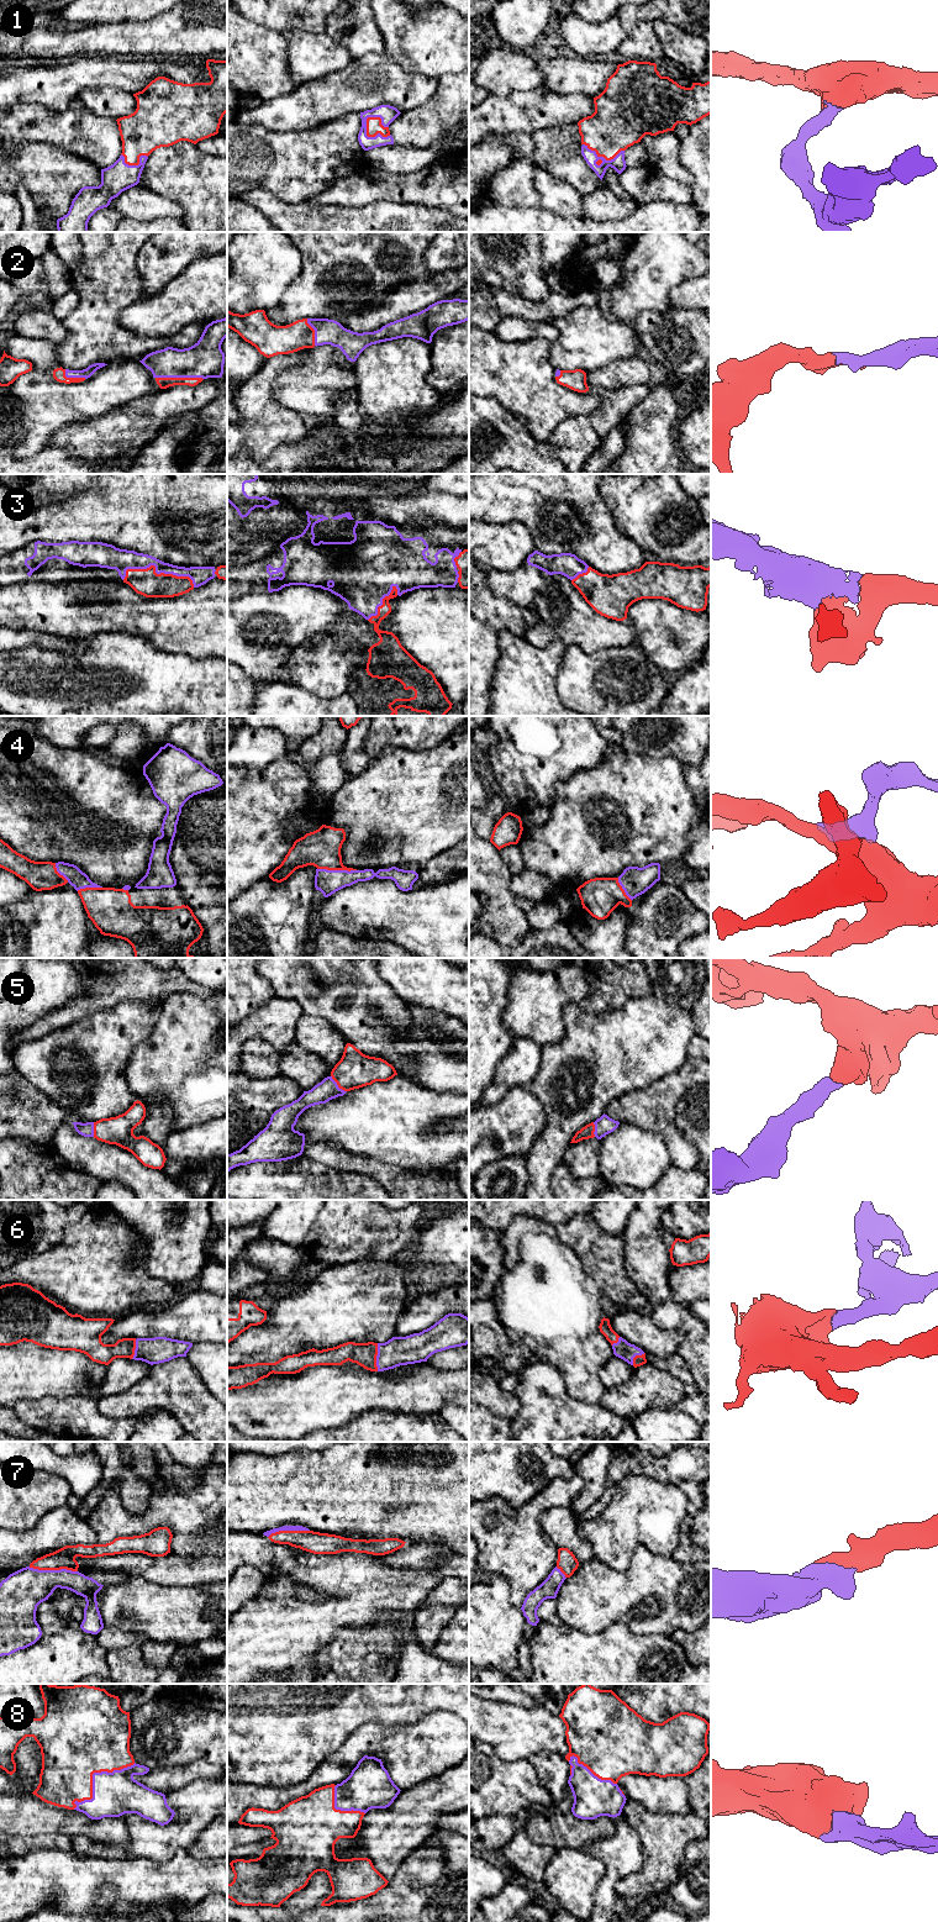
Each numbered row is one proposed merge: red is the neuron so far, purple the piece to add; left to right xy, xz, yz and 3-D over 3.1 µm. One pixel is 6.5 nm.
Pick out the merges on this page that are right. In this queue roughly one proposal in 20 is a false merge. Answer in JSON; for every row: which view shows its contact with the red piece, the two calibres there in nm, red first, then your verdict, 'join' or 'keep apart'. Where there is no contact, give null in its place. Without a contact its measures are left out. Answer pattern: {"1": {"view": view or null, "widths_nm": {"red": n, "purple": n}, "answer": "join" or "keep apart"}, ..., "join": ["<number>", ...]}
{"1": {"view": "xz", "widths_nm": {"red": 100, "purple": 110}, "answer": "join"}, "2": {"view": "xy", "widths_nm": {"red": 70, "purple": 240}, "answer": "join"}, "3": {"view": "xy", "widths_nm": {"red": 180, "purple": 140}, "answer": "join"}, "4": {"view": "xz", "widths_nm": {"red": 260, "purple": 160}, "answer": "join"}, "5": {"view": "xz", "widths_nm": {"red": 240, "purple": 140}, "answer": "join"}, "6": {"view": "xz", "widths_nm": {"red": 160, "purple": 190}, "answer": "join"}, "7": {"view": "xy", "widths_nm": {"red": 140, "purple": 280}, "answer": "join"}, "8": {"view": "xy", "widths_nm": {"red": 460, "purple": 280}, "answer": "join"}, "join": ["1", "2", "3", "4", "5", "6", "7", "8"]}

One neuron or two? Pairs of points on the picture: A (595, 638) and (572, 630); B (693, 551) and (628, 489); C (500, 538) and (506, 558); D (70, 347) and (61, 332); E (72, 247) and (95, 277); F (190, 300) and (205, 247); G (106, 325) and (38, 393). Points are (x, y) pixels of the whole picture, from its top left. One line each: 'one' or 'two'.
A: one
B: one
C: one
D: two
E: two
F: two
G: two

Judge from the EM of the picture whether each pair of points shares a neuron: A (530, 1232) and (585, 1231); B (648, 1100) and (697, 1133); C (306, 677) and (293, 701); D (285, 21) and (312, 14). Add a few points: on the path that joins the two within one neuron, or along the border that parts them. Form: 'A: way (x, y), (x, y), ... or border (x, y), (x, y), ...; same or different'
A: border (553, 1226), (557, 1236), (575, 1253); different
B: border (685, 1091), (676, 1105), (675, 1126), (691, 1143); different
C: border (286, 683), (327, 698); different
D: way (291, 21), (302, 21), (306, 17); same

